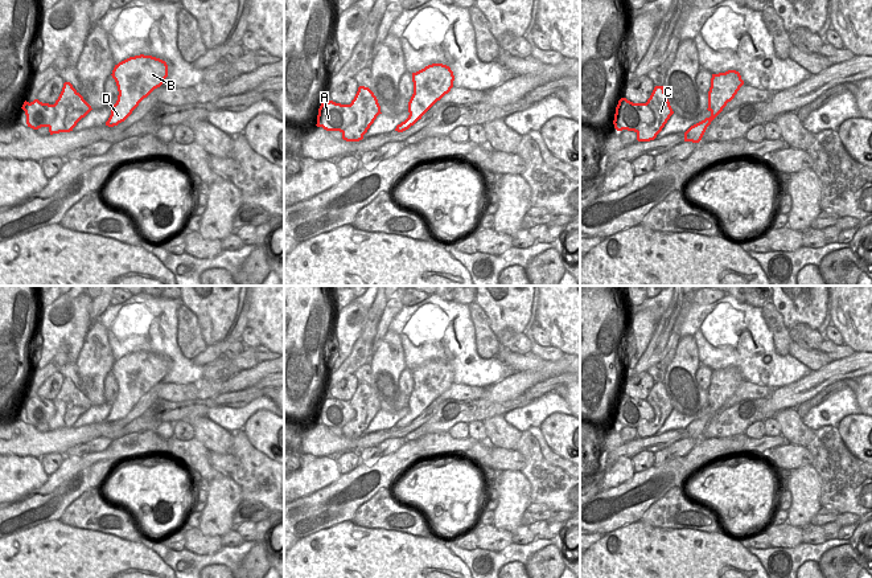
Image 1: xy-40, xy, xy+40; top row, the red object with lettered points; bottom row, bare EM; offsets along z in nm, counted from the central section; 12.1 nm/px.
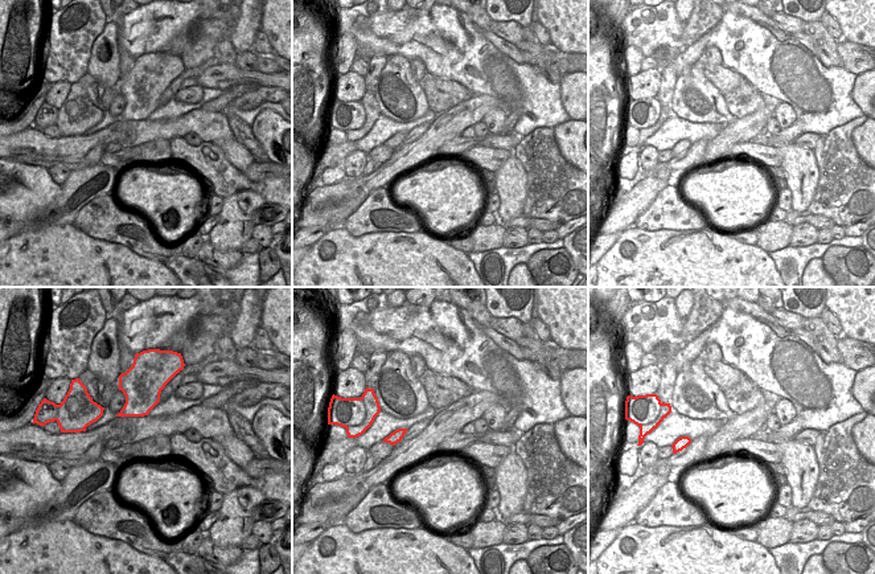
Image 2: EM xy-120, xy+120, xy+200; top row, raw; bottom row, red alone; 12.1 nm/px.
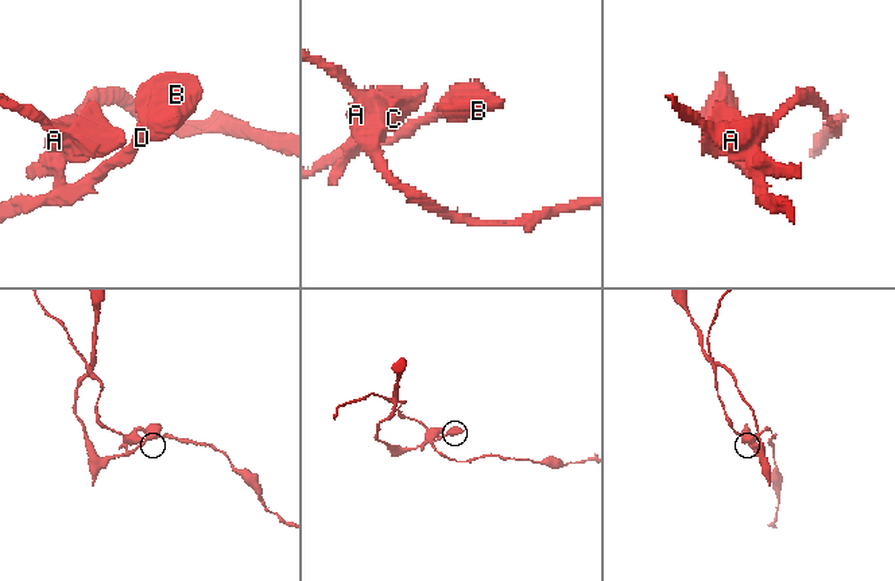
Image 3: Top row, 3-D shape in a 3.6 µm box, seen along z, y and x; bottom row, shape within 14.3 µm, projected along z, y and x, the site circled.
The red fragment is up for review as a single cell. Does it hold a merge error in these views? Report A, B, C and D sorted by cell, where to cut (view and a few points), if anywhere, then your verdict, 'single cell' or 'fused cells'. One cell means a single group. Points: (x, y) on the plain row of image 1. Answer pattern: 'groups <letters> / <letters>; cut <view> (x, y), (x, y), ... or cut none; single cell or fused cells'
groups A / B C D; cut xy+40 (646, 400), (653, 410), (653, 418), (641, 422), (636, 427); fused cells

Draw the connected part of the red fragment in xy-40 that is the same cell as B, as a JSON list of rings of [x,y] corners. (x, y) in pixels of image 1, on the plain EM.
[[[140,351],[115,361],[111,372],[119,392],[106,418],[108,423],[124,418],[144,394],[163,381],[168,373],[168,361],[160,354]]]

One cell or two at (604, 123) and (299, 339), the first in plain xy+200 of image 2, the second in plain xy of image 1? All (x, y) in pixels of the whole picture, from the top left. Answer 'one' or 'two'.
one

